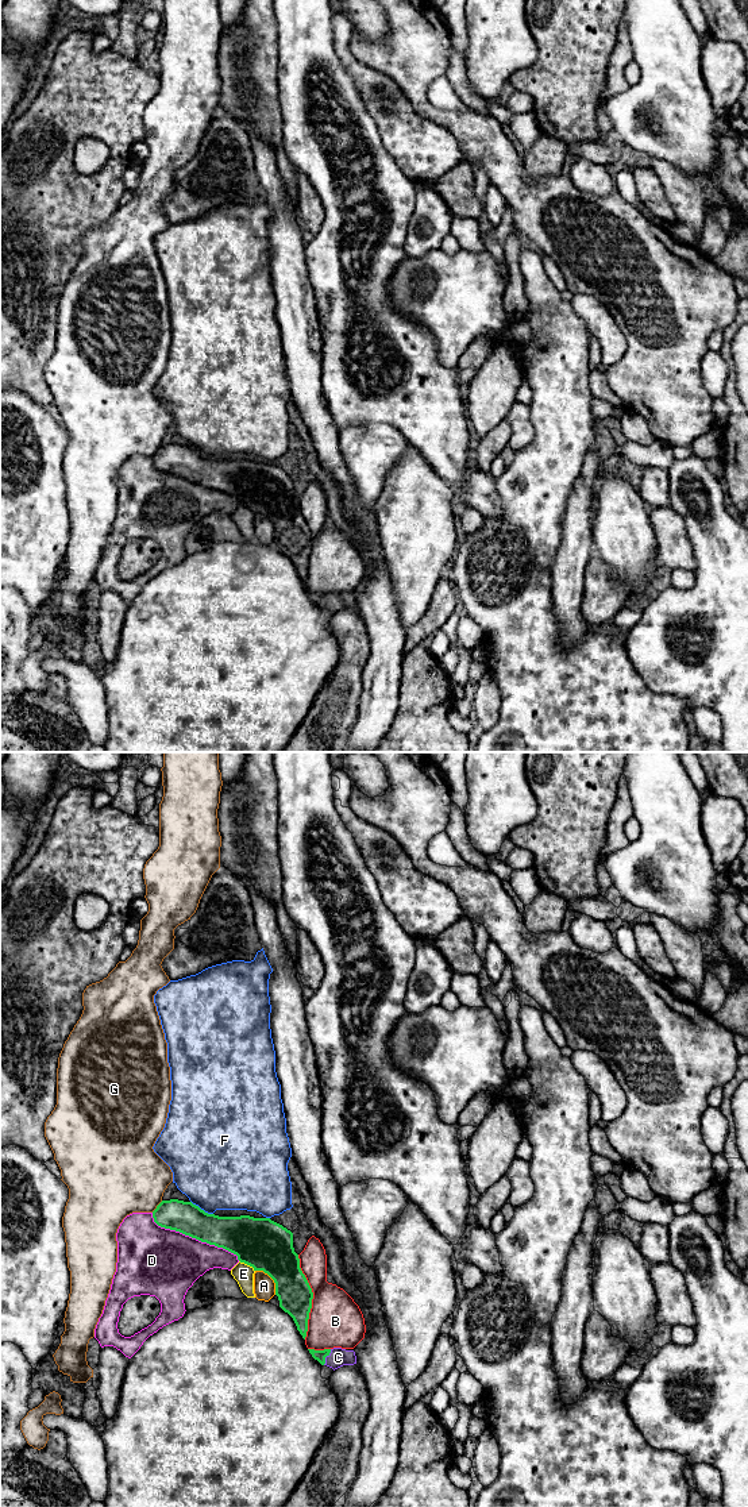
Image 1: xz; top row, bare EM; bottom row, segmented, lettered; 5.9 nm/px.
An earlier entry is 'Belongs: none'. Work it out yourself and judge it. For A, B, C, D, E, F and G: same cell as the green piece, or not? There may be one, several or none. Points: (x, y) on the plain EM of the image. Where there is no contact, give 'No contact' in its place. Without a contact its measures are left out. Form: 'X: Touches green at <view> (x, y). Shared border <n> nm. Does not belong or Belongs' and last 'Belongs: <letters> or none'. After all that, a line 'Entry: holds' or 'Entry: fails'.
A: Touches green at xz (272, 521). Shared border 200 nm. Does not belong
B: Touches green at xz (312, 540). Shared border 500 nm. Does not belong
C: Touches green at xz (326, 600). Shared border 110 nm. Belongs
D: Touches green at xz (193, 481). Shared border 600 nm. Does not belong
E: Touches green at xz (247, 508). Shared border 120 nm. Does not belong
F: Touches green at xz (200, 453). Shared border 160 nm. Does not belong
G: Touches green at xz (157, 450). Shared border 100 nm. Does not belong
Belongs: C
Entry: fails

